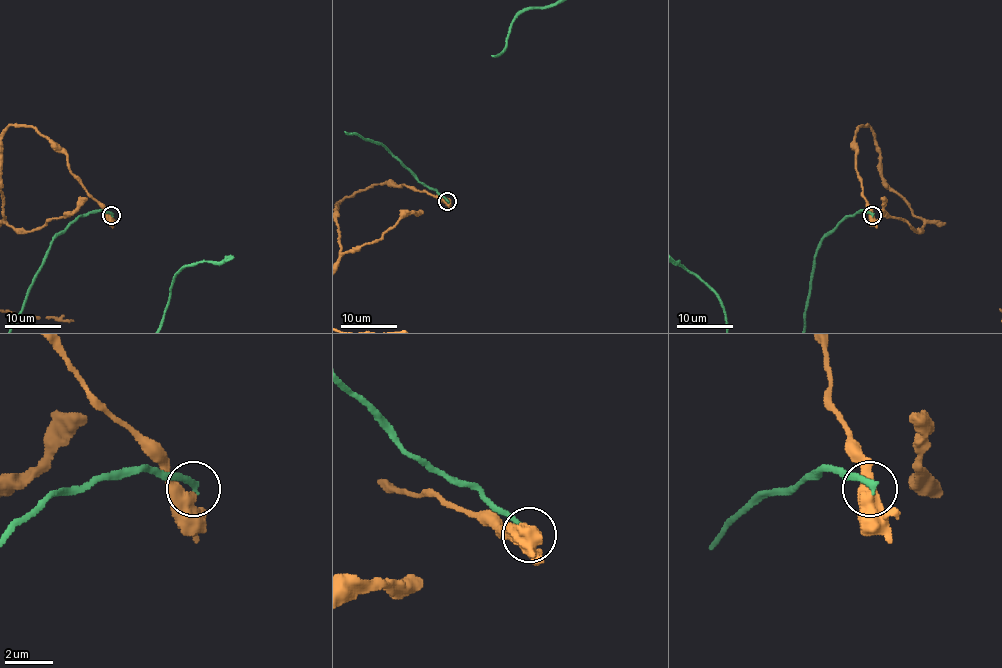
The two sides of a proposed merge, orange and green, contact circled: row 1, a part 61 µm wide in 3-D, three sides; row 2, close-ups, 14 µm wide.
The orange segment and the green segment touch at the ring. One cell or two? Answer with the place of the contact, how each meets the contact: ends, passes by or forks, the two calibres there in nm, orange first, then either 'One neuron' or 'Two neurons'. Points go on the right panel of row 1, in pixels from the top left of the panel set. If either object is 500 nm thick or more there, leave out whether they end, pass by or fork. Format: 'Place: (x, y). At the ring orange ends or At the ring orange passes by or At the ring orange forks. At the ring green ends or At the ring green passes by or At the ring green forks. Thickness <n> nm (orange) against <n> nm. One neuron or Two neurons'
Place: (872, 215). At the ring orange passes by. At the ring green ends. Thickness 440 nm (orange) against 300 nm. Two neurons

